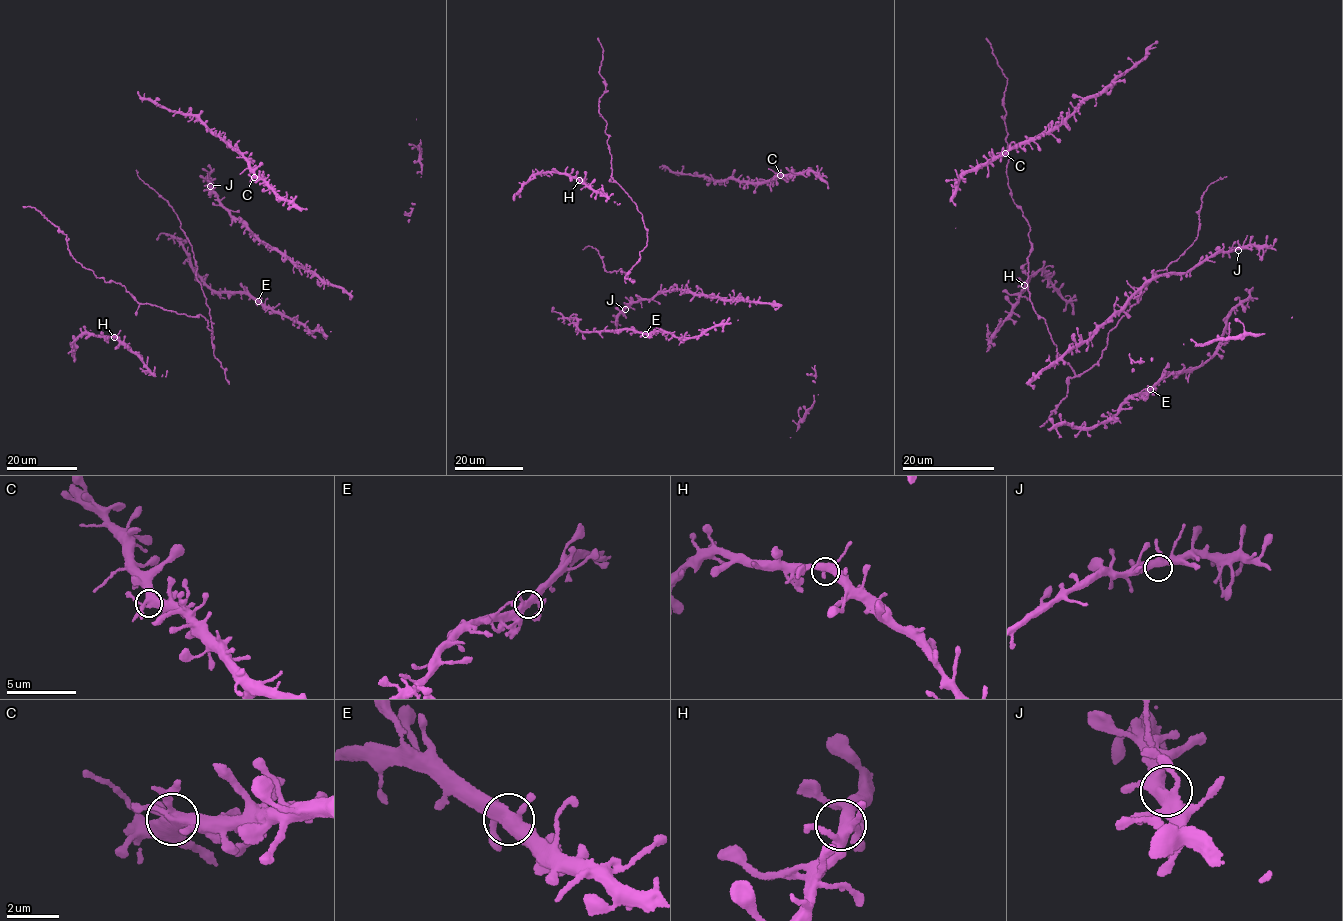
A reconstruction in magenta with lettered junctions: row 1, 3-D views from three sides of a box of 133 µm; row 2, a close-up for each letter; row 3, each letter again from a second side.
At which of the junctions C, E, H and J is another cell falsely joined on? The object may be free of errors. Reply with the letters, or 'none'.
none

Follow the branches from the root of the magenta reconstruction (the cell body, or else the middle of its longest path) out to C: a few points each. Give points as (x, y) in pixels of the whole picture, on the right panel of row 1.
C: (1141, 58), (1049, 131), (1027, 139), (1005, 153)

